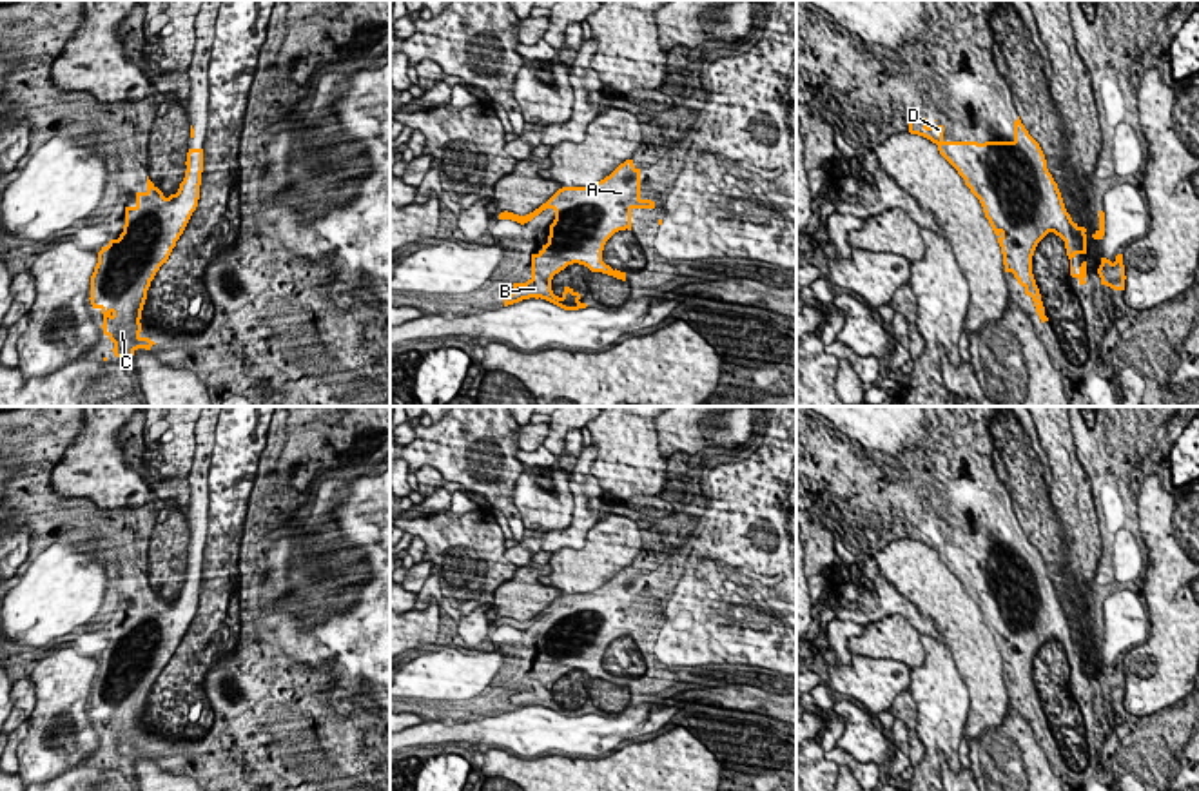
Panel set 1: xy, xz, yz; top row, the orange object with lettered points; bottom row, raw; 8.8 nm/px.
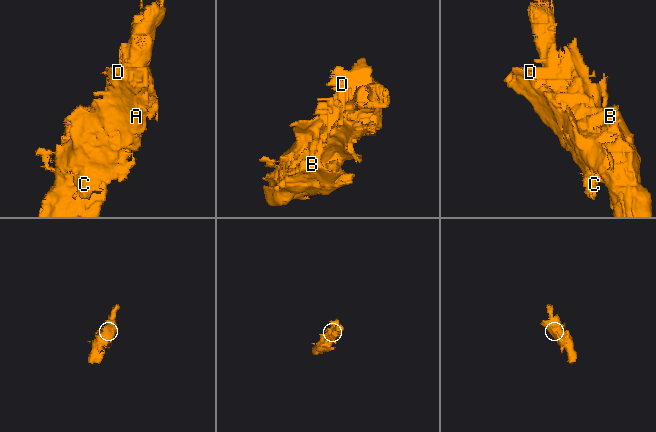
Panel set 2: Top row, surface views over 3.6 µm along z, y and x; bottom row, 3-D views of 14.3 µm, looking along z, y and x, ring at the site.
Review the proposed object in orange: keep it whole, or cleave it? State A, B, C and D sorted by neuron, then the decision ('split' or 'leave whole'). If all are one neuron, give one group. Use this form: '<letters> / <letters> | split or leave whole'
A B C D | leave whole

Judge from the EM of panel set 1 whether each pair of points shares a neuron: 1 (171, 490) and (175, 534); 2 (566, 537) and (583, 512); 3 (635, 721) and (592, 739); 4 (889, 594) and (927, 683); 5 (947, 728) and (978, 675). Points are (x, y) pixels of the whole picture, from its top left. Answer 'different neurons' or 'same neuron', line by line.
1: different neurons
2: same neuron
3: same neuron
4: different neurons
5: different neurons

